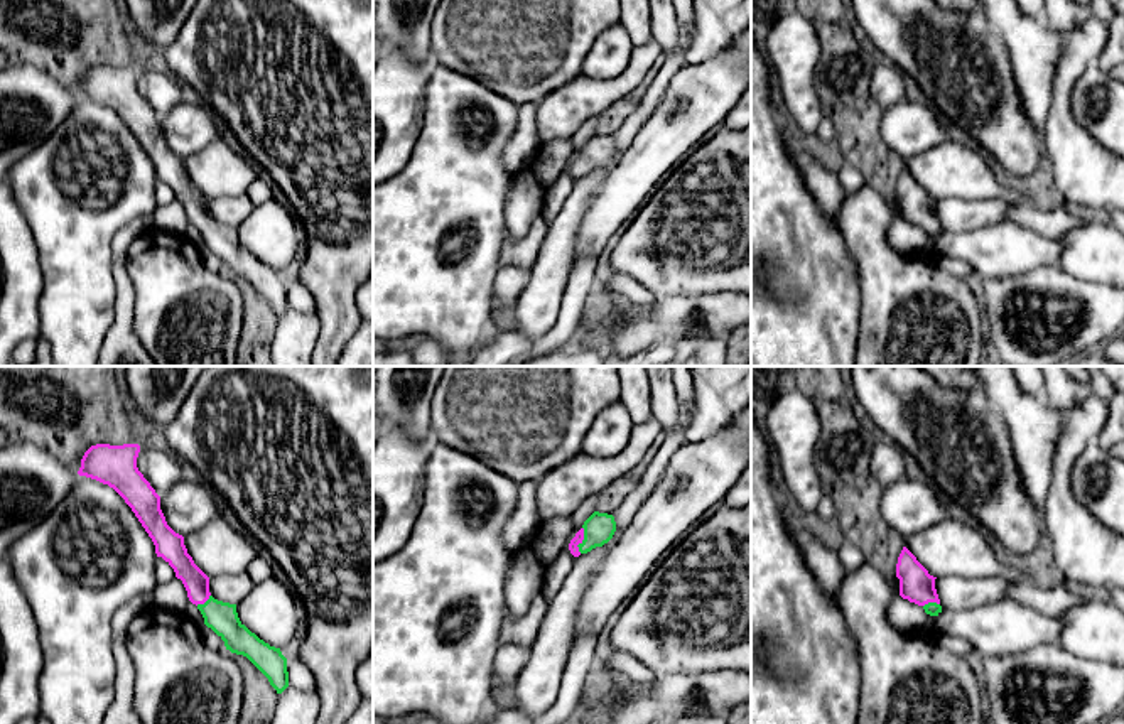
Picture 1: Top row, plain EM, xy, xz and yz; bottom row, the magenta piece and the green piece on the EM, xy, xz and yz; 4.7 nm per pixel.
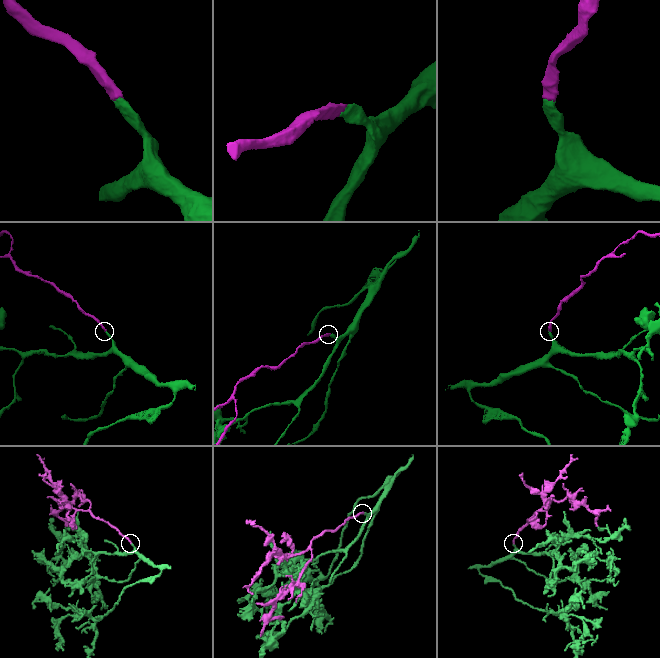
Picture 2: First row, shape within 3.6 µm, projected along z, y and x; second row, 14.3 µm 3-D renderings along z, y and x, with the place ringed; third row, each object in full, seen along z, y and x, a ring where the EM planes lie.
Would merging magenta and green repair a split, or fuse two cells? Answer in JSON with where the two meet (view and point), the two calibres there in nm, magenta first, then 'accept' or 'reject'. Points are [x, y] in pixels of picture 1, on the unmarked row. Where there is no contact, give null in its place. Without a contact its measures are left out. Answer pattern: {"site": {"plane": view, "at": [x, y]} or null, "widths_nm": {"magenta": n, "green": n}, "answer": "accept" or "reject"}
{"site": {"plane": "xz", "at": [583, 161]}, "widths_nm": {"magenta": 50, "green": 140}, "answer": "accept"}

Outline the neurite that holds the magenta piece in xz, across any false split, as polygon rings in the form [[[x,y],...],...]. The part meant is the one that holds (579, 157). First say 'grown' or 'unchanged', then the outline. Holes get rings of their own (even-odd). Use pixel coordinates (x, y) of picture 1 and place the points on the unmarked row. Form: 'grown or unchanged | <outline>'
grown | [[[594,133],[576,155],[569,165],[569,172],[574,179],[587,176],[596,169],[608,165],[616,154],[616,143],[613,137]]]

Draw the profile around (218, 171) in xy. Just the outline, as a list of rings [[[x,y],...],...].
[[[223,138],[214,140],[197,154],[184,157],[184,167],[194,186],[208,199],[243,196],[263,176],[243,150],[231,149]]]

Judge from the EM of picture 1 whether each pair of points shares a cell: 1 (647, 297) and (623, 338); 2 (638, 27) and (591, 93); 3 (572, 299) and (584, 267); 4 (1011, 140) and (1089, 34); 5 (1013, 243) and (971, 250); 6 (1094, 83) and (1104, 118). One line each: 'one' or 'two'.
1: two
2: two
3: one
4: two
5: one
6: one

